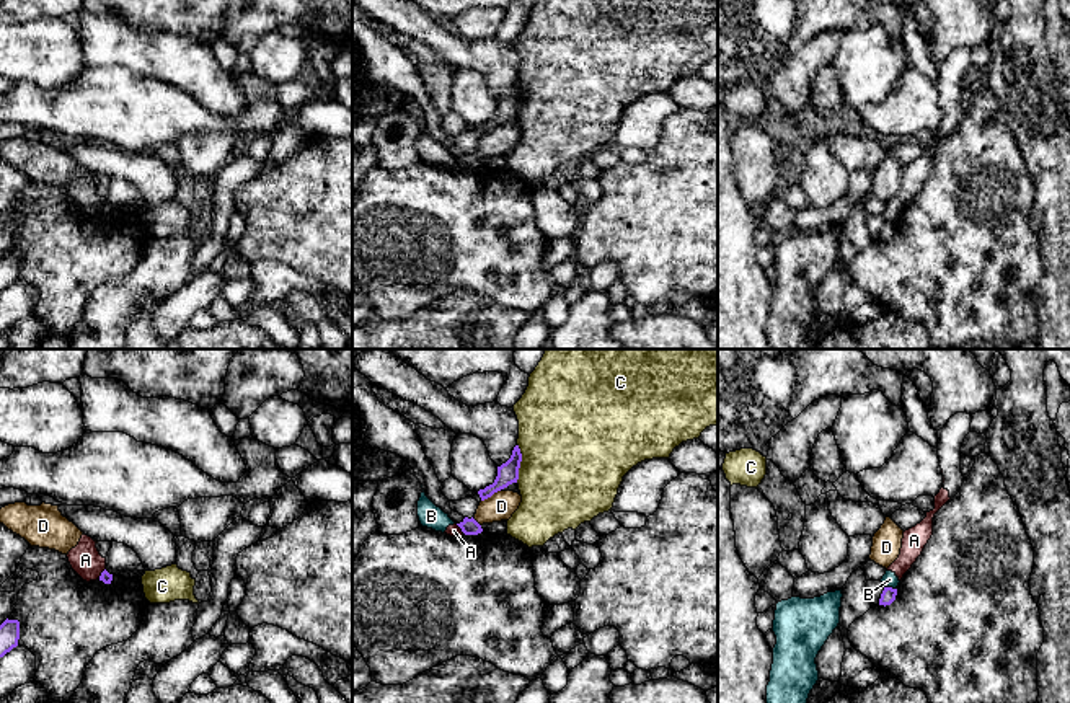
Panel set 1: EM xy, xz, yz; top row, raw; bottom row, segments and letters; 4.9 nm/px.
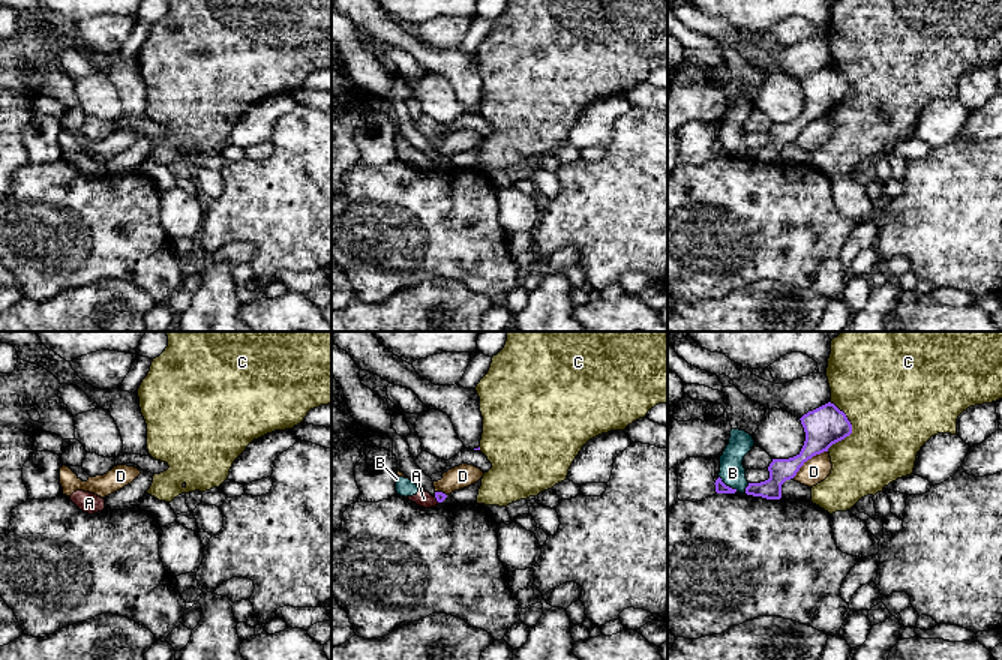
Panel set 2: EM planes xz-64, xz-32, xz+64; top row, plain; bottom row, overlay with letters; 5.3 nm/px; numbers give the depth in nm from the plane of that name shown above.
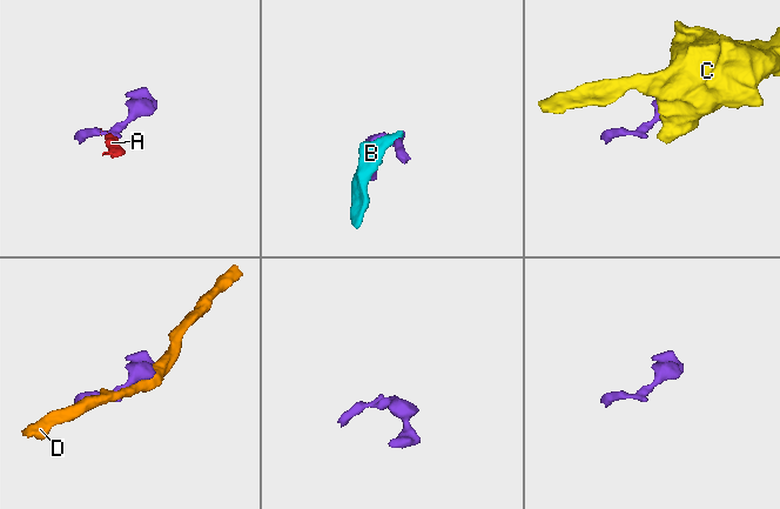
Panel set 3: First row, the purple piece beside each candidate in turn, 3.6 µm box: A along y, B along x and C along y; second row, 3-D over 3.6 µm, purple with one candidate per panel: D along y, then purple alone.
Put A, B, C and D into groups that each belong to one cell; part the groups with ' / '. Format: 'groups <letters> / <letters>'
groups A B / C / D

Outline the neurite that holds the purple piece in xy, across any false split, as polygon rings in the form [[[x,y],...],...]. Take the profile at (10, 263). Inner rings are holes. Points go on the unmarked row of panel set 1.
[[[5,254],[0,259],[0,292],[10,287],[18,281],[20,274],[20,256],[18,254]]]

